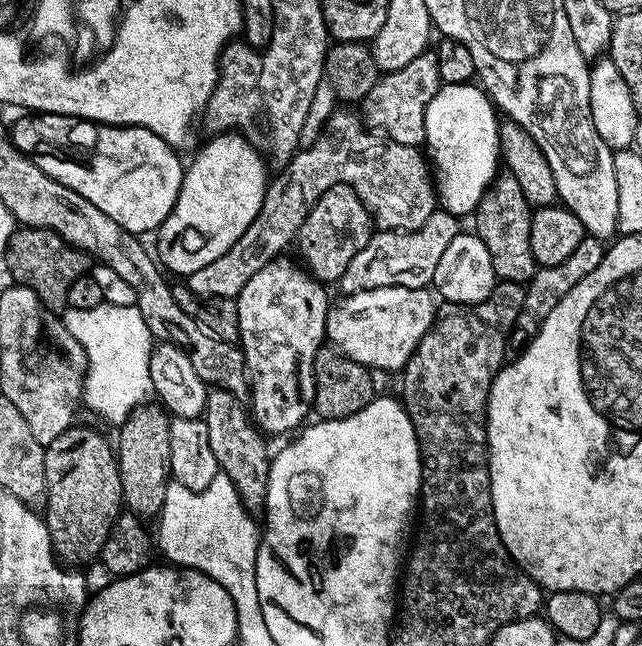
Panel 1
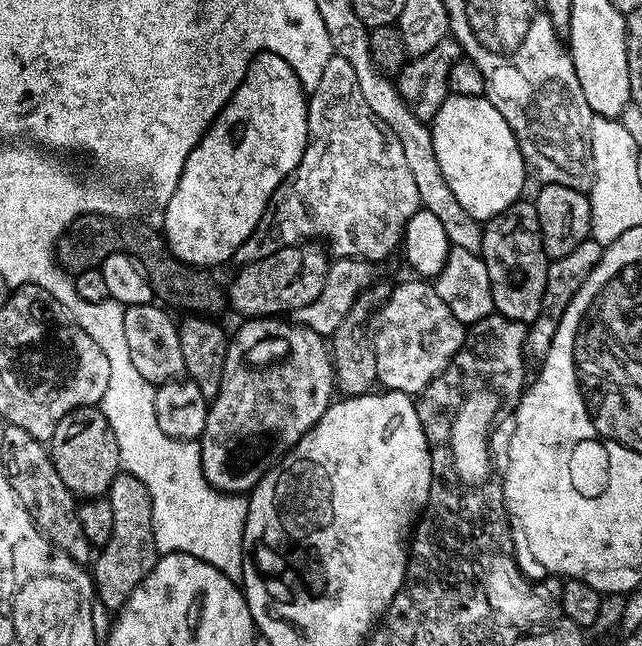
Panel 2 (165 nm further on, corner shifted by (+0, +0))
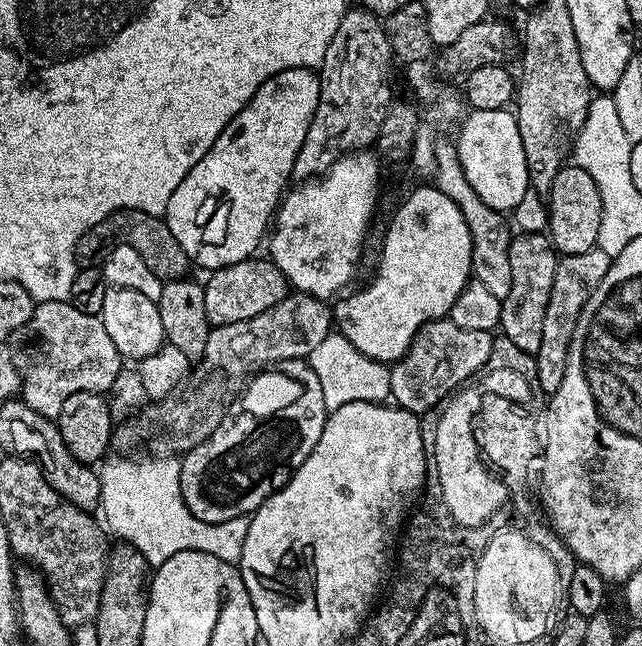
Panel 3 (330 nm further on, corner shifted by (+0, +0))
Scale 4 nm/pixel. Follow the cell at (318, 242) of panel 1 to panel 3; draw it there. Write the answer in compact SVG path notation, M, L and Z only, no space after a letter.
M249 258L225 268L217 268L209 275L212 276L209 280L203 281L209 325L246 322L254 318L254 314L262 314L262 310L278 306L278 302L290 295L290 285L282 270L278 270L278 266L271 259L256 259Z

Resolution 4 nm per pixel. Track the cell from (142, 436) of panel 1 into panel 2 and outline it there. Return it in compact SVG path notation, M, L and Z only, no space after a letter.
M121 470L112 479L106 499L114 510L114 534L110 534L110 542L106 542L99 549L91 565L90 575L95 599L100 600L102 606L108 608L109 613L115 614L128 601L130 594L134 594L134 590L146 578L146 574L154 570L158 553L154 542L150 490L142 486L138 478Z

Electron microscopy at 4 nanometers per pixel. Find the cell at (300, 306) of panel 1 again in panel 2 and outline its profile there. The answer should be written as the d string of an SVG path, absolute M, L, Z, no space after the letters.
M248 318L243 321L244 325L237 330L228 341L228 353L226 354L226 366L222 370L222 382L215 398L208 405L208 417L204 433L200 435L200 465L204 476L209 484L218 492L229 494L248 494L255 488L256 484L269 472L287 452L322 418L329 404L334 400L334 377L332 374L332 357L329 345L325 337L318 335L304 324L297 324L288 318Z

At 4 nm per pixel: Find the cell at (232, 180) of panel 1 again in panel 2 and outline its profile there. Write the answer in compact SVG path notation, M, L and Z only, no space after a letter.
M260 52L250 62L238 90L228 99L194 150L190 150L178 186L163 205L162 235L172 254L197 268L231 261L236 248L242 246L258 226L258 218L262 218L274 190L300 164L307 145L308 96L300 85L298 74L294 74L286 58L273 52Z

